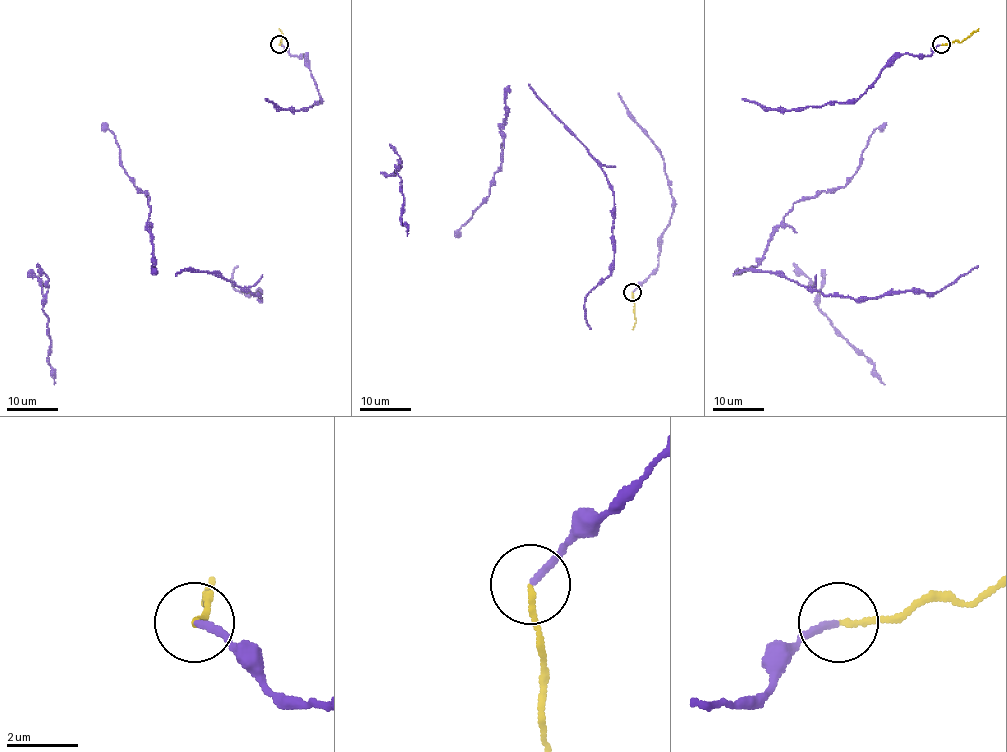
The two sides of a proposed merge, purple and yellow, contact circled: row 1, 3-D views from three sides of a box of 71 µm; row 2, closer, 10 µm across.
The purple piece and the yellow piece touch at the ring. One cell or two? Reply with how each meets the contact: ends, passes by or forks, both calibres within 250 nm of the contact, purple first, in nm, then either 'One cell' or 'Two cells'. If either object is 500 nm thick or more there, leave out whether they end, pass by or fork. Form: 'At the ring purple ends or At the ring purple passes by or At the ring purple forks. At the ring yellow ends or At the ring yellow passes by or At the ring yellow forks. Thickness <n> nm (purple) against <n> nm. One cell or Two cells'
At the ring purple ends. At the ring yellow ends. Thickness 190 nm (purple) against 150 nm. One cell

